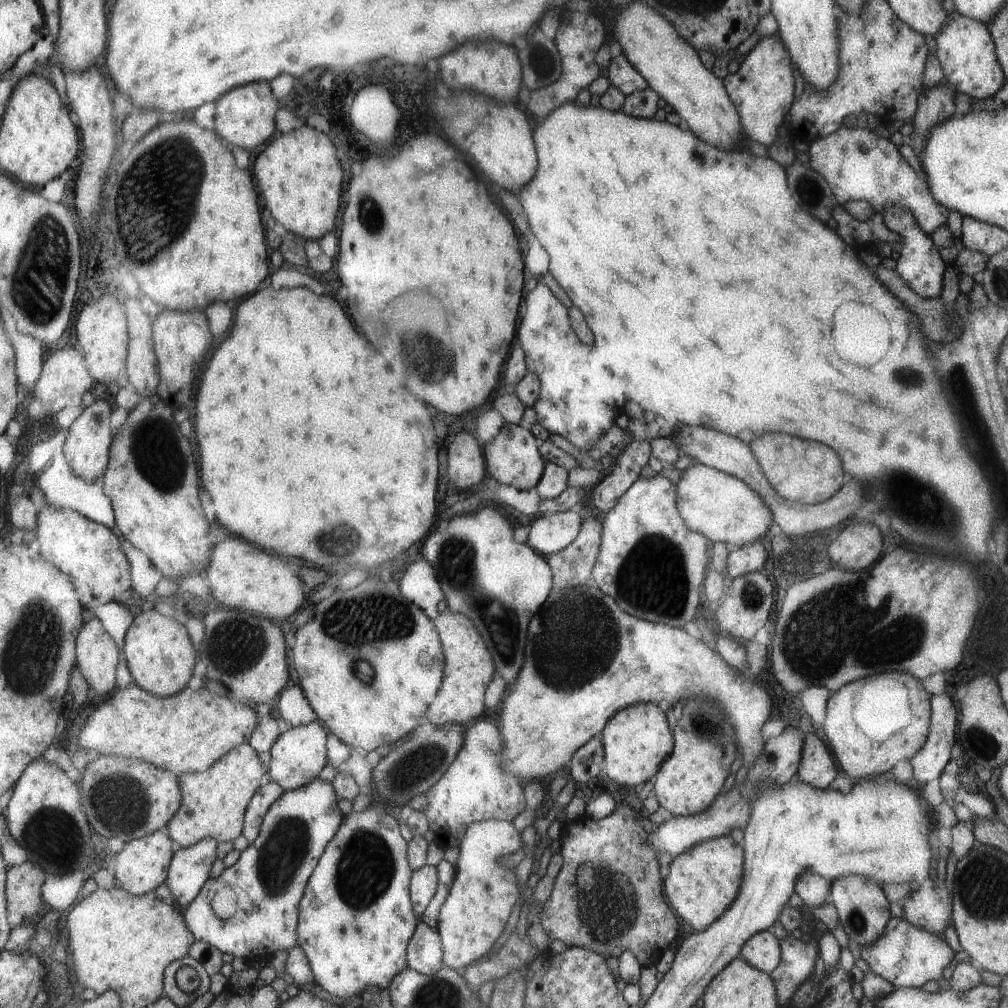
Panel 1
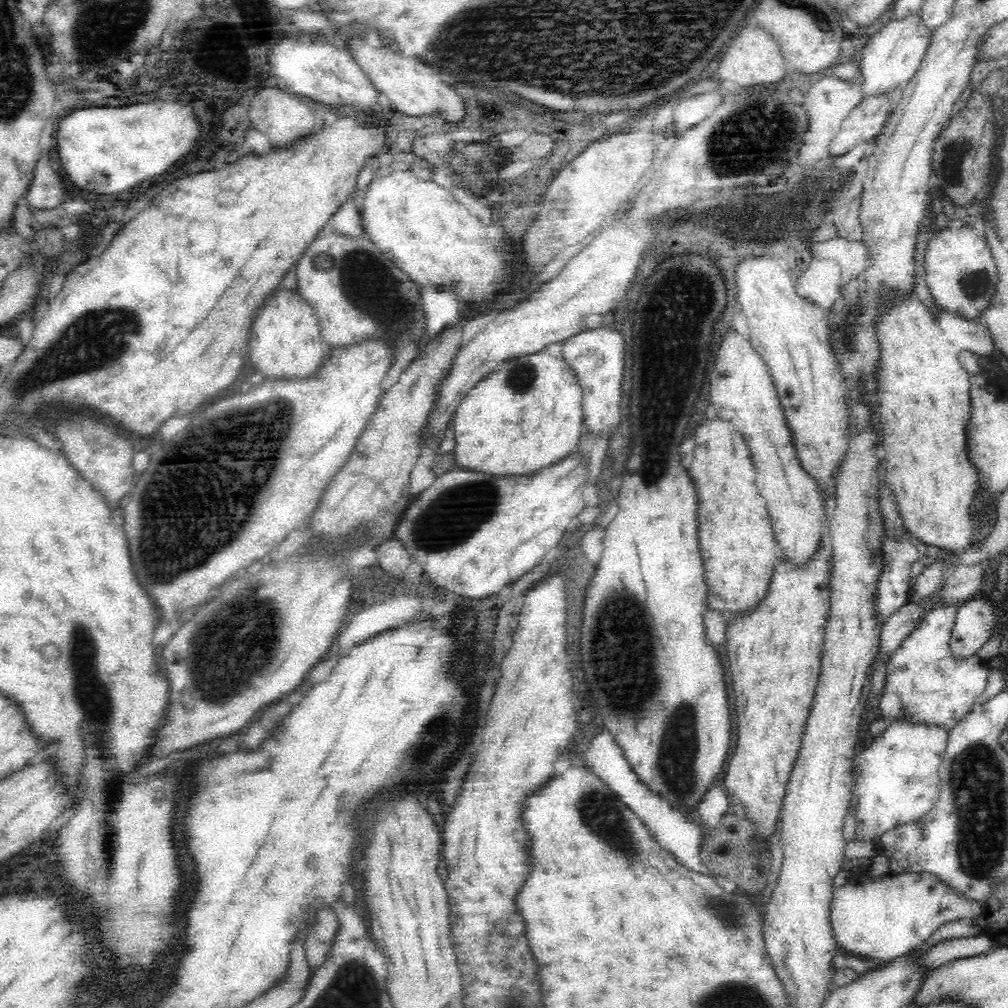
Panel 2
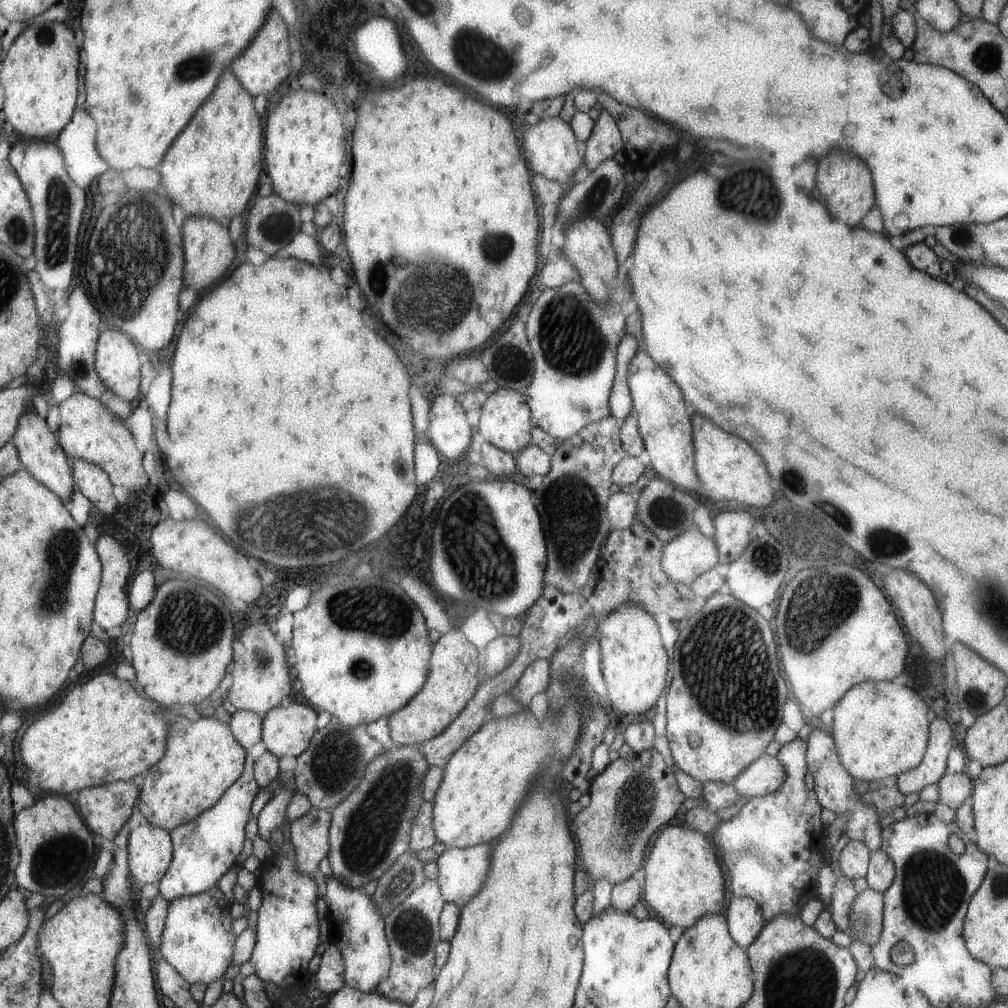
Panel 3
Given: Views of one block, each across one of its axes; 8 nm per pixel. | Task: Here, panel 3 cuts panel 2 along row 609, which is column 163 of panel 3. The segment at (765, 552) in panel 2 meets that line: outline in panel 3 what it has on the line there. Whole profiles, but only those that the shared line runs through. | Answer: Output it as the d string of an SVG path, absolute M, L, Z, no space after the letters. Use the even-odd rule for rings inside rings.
M101 674L71 690L61 706L49 714L43 714L43 718L25 732L25 740L21 740L21 756L27 770L39 774L39 786L59 796L75 790L81 792L87 788L97 788L109 782L129 782L135 776L147 776L147 772L167 756L171 730L175 726L169 722L167 712L167 708L147 698L139 686L119 680L117 674Z

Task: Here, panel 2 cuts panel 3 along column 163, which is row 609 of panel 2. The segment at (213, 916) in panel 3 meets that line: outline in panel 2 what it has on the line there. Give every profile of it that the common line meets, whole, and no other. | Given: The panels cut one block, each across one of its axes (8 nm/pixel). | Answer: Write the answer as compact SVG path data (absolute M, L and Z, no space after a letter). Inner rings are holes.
M962 604L934 608L920 622L920 626L902 642L902 646L888 658L886 688L880 698L876 716L892 720L898 714L912 716L914 720L946 726L948 730L964 716L988 686L990 666L978 654L966 660L952 660L948 648L950 632L956 612Z

